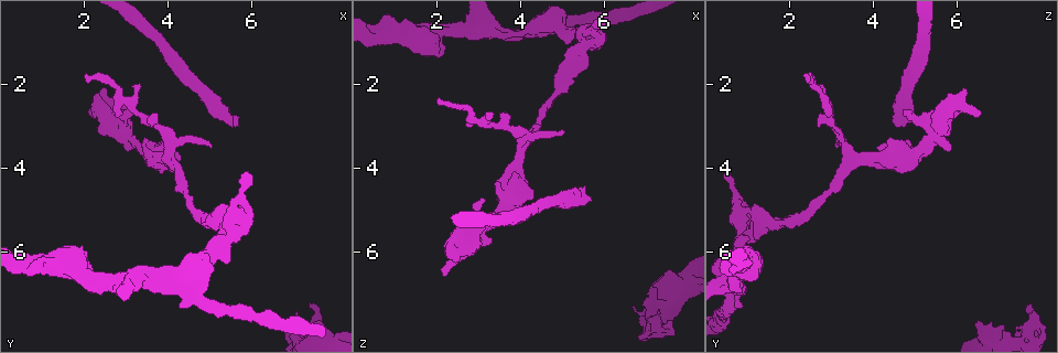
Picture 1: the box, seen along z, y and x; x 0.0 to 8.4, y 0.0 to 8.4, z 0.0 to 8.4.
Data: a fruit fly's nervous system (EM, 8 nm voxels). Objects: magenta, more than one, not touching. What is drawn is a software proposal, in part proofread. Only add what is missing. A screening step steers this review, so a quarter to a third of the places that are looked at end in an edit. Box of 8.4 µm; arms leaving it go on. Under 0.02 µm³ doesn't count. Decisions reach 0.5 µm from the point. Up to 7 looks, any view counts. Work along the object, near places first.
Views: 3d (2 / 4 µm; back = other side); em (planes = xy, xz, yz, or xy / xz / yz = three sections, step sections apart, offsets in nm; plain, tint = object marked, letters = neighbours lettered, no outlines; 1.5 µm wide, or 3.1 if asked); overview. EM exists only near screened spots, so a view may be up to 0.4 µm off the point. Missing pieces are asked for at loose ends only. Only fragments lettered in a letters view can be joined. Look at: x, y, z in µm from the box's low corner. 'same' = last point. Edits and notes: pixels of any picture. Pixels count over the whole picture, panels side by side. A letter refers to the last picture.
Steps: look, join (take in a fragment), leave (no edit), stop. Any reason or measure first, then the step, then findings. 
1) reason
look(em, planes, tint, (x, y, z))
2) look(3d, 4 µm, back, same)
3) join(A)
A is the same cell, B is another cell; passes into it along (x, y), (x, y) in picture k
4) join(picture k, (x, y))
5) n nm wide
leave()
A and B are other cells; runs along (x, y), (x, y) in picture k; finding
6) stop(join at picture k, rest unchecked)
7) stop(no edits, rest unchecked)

look(3d, 4 µm, (3.15, 2.65, 4.75))

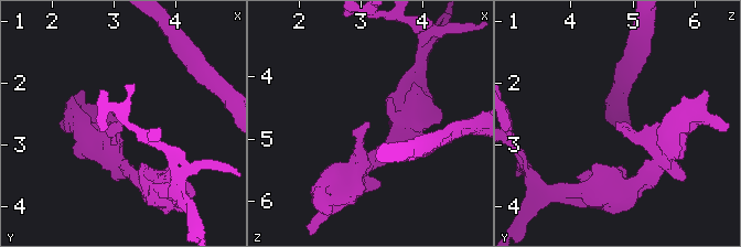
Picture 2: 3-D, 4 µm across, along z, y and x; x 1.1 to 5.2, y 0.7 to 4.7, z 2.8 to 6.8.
need the tissue
look(em, planes, tint, (3.10, 2.60, 4.70))

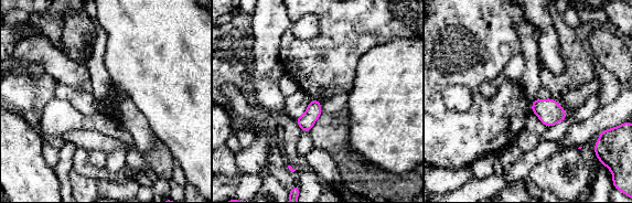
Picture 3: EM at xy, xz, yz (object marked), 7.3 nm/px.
look(em, planes, letters, same)

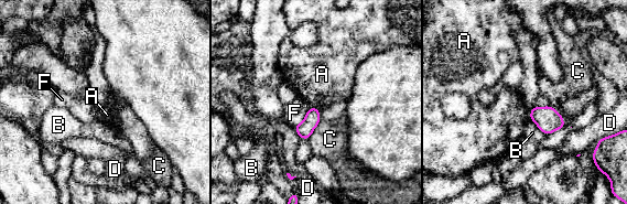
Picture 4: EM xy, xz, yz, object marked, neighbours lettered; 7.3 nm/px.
leave()
A, B, C, D and F are other cells; no lettered fragment goes on from it

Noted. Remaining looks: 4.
look(em, planes, letters, (2.00, 1.85, 2.40))

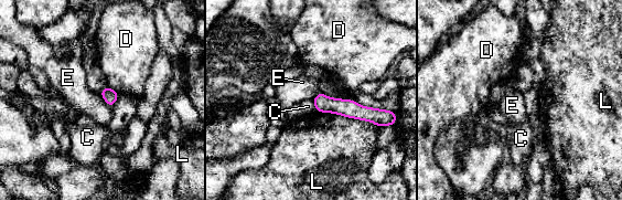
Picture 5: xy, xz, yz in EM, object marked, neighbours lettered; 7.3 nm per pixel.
leave()
C, D, E and L are other cells; runs along (317, 100), (323, 104), (375, 115) in picture 5; none of them fits

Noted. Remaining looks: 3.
an open end
look(em, xz, step 8, letters, (7.40, 7.25, 7.80))

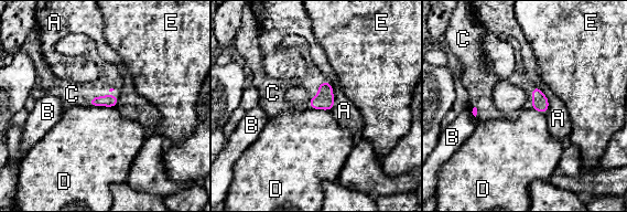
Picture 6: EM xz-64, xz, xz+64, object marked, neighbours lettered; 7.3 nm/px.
join(C)
C is the same cell, A, B, D and E are other cells; it goes on there

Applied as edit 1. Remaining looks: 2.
stop(join at picture 6, rest unchecked)

